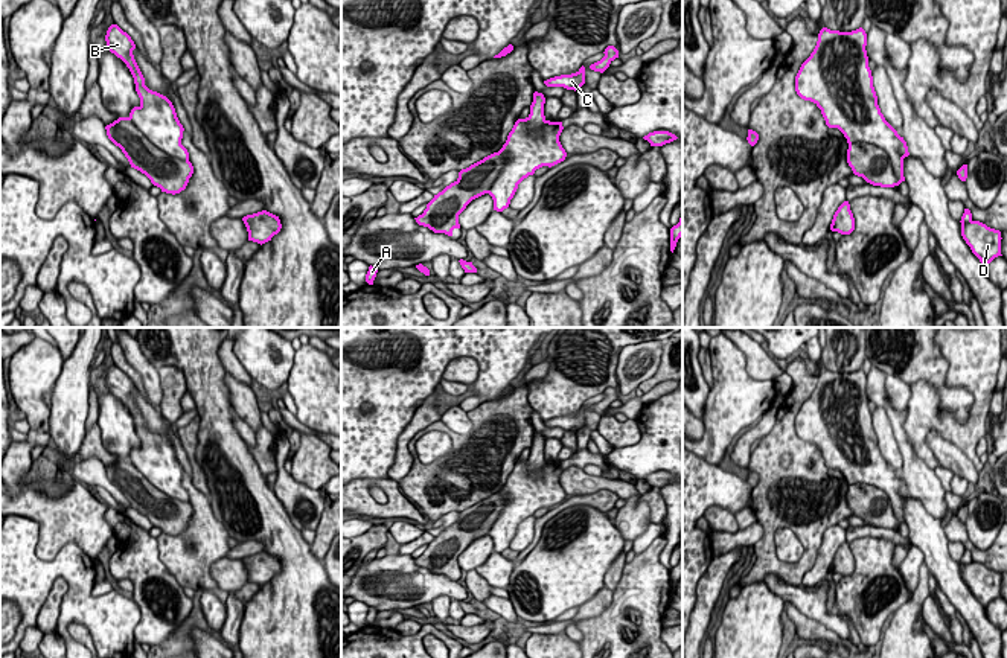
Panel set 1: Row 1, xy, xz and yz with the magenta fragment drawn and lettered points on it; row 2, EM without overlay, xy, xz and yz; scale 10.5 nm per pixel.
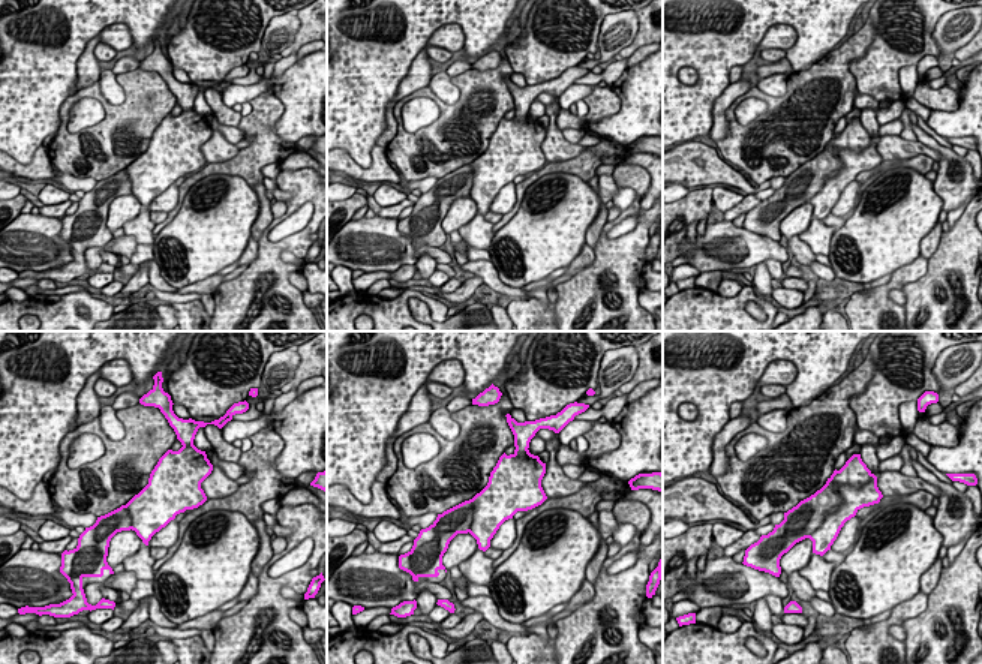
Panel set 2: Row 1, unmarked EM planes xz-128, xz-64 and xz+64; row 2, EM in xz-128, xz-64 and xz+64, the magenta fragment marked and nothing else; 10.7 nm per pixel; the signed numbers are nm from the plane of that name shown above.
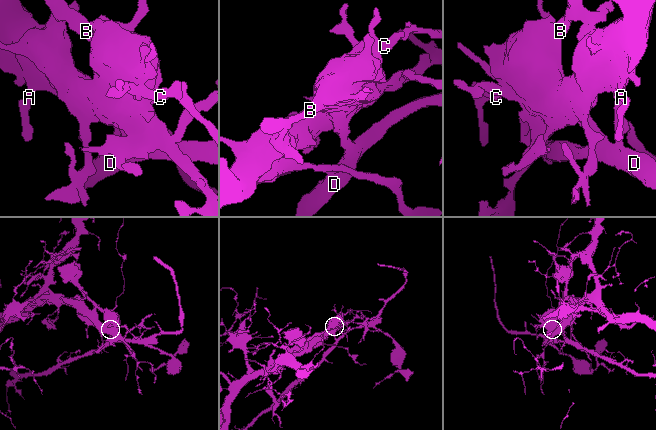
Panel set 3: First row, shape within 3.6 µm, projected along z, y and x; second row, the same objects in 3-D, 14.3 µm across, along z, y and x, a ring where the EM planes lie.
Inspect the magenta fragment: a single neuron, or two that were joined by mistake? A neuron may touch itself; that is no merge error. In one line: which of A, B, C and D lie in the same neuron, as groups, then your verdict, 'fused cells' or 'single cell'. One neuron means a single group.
A C / B D; fused cells

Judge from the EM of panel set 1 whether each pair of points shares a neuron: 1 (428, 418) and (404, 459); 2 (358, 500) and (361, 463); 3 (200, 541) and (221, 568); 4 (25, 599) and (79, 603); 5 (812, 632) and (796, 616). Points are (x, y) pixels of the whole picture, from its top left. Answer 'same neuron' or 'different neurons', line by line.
1: same neuron
2: different neurons
3: different neurons
4: same neuron
5: same neuron

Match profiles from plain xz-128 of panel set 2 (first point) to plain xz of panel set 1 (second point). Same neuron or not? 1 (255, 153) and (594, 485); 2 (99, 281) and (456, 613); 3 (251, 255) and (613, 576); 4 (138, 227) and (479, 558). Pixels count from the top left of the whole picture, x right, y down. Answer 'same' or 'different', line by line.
1: different
2: same
3: different
4: different

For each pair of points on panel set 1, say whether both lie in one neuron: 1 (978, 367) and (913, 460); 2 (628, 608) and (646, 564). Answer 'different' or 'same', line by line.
1: different
2: same

